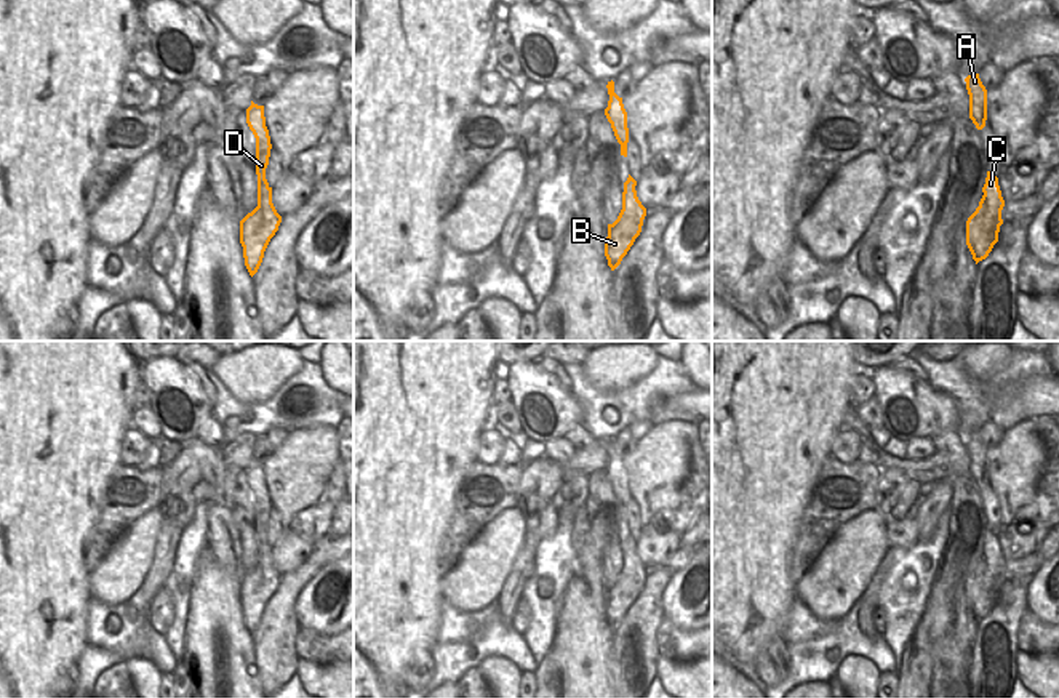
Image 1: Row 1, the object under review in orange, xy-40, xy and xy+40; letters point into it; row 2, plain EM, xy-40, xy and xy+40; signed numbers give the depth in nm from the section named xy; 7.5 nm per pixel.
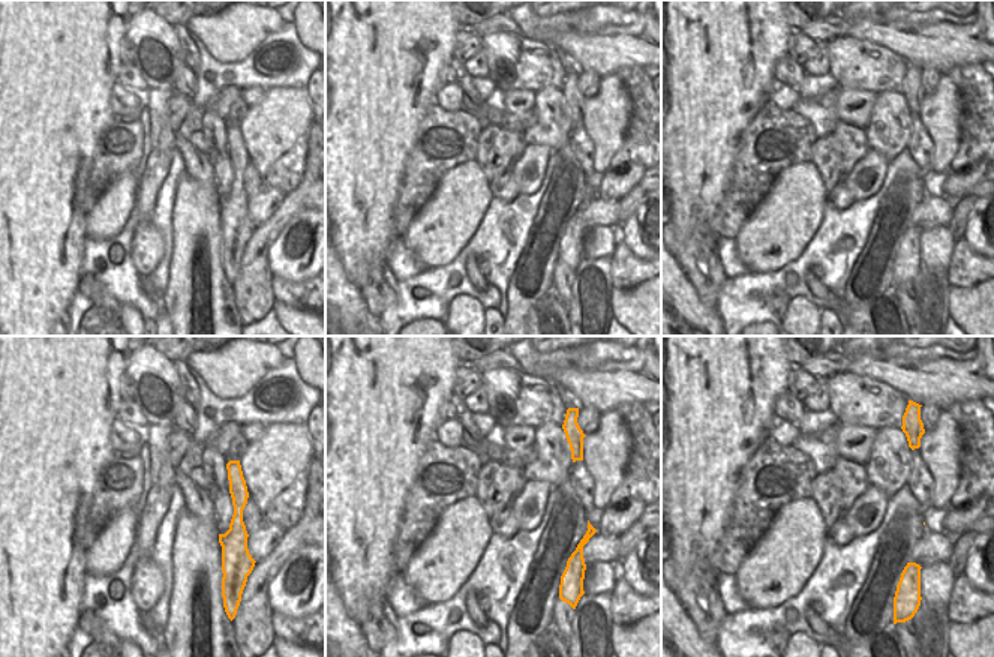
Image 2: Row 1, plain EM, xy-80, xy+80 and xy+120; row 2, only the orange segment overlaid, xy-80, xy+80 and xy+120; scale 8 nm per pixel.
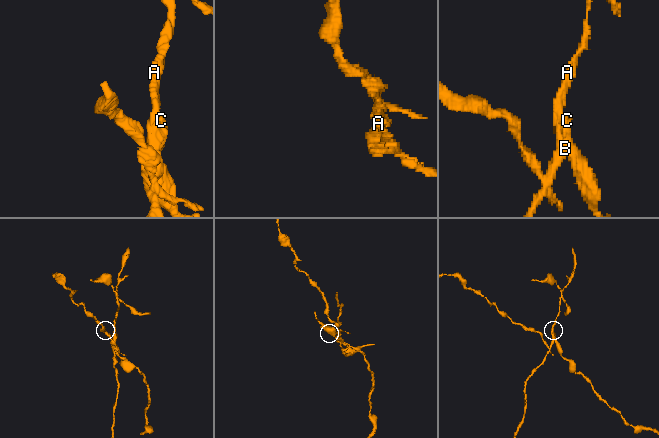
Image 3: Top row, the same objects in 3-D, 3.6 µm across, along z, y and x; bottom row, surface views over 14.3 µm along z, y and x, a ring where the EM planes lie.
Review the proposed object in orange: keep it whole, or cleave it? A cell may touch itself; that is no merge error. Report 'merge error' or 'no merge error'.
merge error

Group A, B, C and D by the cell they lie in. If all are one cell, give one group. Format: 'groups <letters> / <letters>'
groups A B D / C

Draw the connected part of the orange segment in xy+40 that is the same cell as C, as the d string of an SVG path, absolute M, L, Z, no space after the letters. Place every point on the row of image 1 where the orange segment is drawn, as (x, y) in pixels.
M987 171L985 184L982 192L987 195L989 205L993 208L990 213L984 213L981 207L968 218L966 221L966 245L969 251L974 247L974 242L981 235L982 231L995 232L995 227L1003 224L1001 210L1005 207L1005 200L1001 197L1001 191L998 186L998 178Z

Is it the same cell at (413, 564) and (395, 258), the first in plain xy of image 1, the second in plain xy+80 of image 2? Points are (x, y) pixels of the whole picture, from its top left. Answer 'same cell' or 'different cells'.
different cells

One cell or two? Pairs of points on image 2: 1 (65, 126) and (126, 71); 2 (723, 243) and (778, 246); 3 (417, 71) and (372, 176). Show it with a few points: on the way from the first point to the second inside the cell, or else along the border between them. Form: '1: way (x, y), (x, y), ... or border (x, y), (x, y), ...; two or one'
1: border (122, 65), (117, 80); two
2: border (733, 239), (738, 258), (754, 272); two
3: way (392, 96), (372, 117), (372, 150); one

